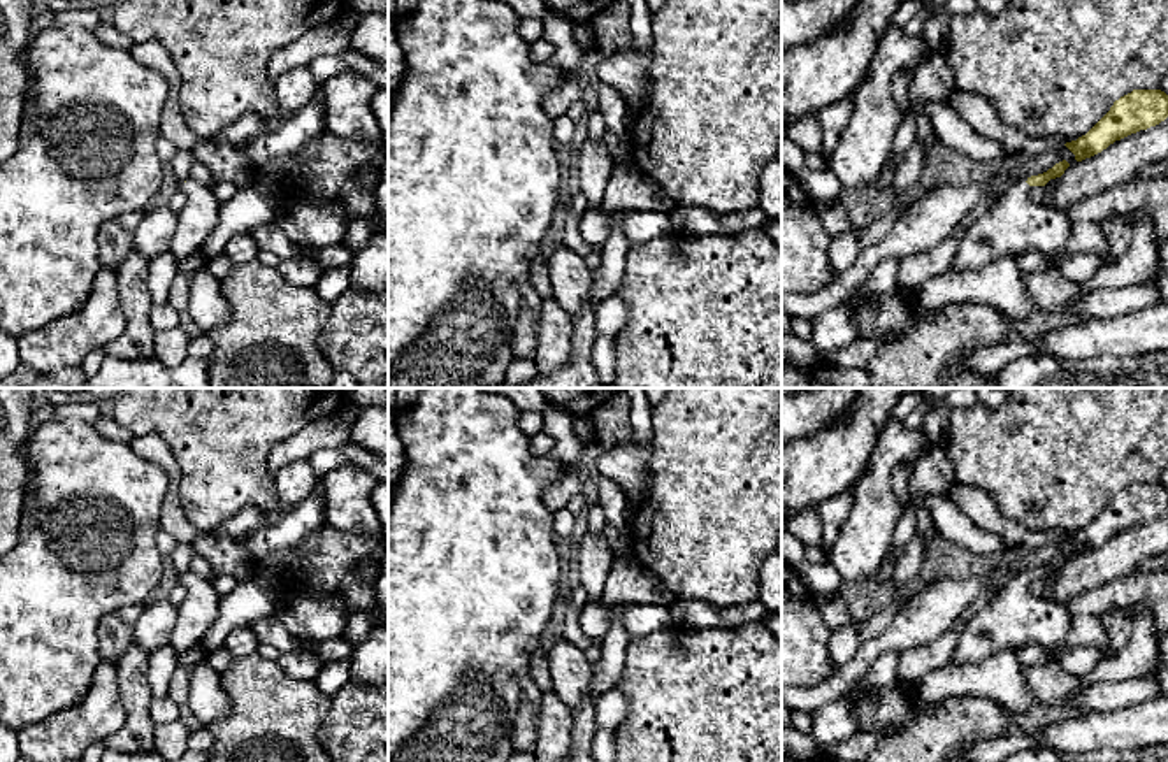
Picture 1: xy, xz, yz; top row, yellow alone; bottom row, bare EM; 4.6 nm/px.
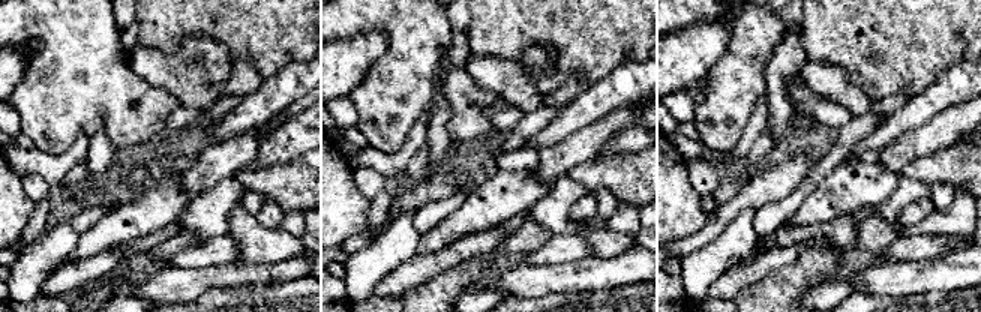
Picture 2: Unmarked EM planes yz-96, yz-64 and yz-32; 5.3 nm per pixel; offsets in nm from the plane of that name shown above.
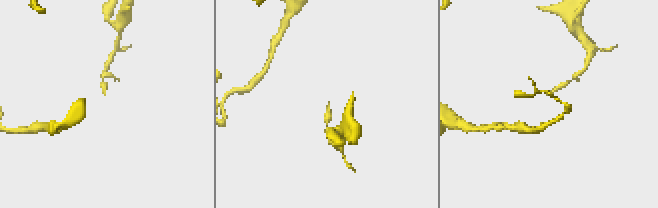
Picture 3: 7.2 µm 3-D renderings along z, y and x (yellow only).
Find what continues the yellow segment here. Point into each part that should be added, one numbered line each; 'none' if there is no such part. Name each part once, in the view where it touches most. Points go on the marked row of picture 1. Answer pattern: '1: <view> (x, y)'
1: yz (1014, 225)

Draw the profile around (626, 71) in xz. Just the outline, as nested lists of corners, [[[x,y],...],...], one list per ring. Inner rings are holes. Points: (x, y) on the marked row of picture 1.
[[[629,47],[616,51],[613,56],[604,56],[599,65],[601,83],[624,97],[631,114],[638,114],[650,95],[648,70],[652,58],[652,49],[639,53]]]

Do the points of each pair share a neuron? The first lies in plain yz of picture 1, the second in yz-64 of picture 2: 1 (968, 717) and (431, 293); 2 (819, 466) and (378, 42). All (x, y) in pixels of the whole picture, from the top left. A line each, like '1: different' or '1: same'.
1: same
2: same

